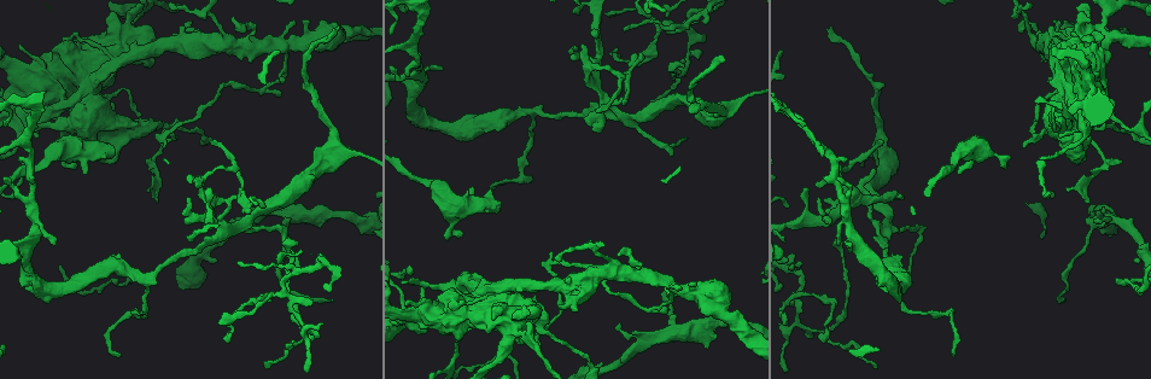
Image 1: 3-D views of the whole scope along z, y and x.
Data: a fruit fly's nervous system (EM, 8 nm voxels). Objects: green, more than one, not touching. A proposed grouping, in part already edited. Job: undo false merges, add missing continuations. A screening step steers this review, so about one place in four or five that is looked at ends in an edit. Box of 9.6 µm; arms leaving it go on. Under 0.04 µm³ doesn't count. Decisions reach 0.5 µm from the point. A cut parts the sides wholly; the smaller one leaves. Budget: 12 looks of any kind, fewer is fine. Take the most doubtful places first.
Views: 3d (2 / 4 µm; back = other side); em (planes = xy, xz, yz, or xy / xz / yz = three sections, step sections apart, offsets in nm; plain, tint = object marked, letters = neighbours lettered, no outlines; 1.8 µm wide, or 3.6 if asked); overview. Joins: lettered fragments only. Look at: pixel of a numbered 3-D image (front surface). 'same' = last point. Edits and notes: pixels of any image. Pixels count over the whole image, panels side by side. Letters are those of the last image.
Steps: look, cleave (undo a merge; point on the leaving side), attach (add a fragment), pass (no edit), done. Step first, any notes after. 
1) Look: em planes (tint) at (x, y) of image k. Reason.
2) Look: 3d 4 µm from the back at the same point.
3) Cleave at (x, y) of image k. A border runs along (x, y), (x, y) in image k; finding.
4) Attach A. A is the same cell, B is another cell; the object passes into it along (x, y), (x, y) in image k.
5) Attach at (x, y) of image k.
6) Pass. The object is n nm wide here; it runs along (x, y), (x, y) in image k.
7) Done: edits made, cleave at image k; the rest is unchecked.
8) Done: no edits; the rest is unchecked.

Look: em planes (letters) at (795, 295) of image 1. Abrupt turn.

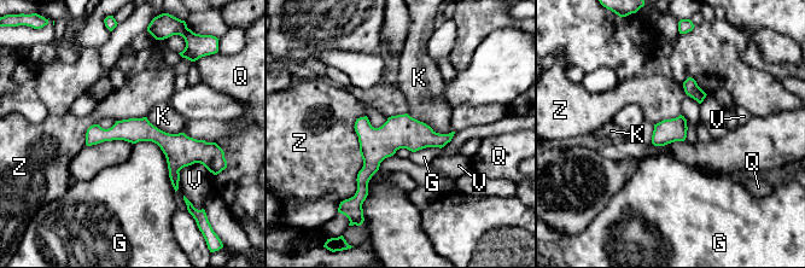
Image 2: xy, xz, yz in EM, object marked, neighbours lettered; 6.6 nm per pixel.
Pass. The object is 160 nm wide here; G, K, Q, V and Z are other cells; a border runs along (134, 143), (159, 147), (175, 191) in image 2; all the same neuron.

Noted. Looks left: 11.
Look: 3d 4 µm at (110, 56) of image 1. Sharp bend.

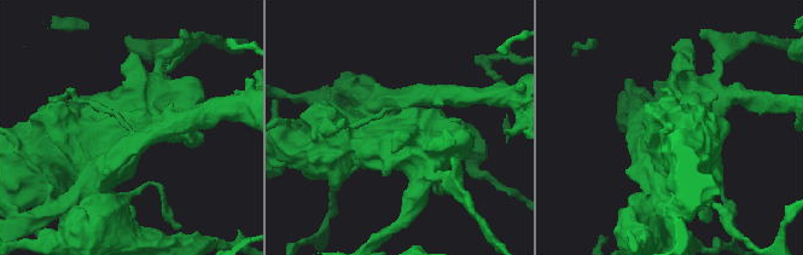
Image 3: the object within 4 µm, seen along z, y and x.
Look: em planes (letters) at (133, 132) of image 3. Shape alone is not enough.

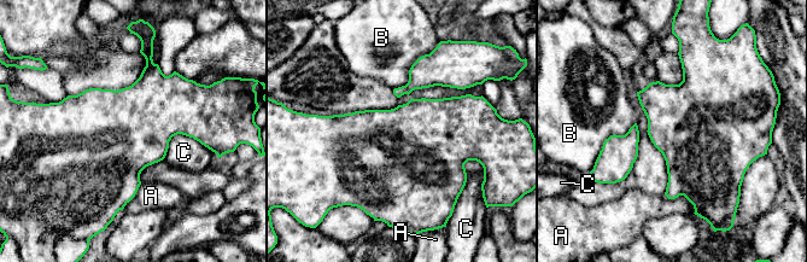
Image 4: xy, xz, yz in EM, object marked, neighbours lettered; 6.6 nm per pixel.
Pass. A, B and C are other cells; one neuron here.

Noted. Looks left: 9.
Look: 3d 4 µm at (53, 109) of image 1. Thick end.

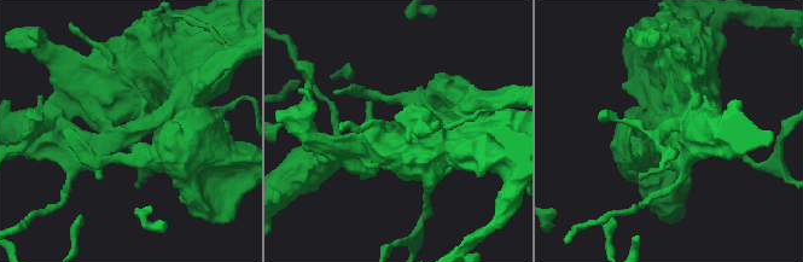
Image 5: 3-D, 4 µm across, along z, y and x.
Look: em planes (plain) at (132, 130) of image 5. Need the tissue.

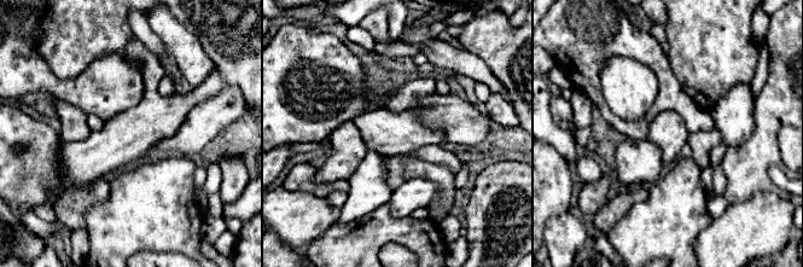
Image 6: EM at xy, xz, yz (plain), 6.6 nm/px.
Look: em planes (letters) at the same point.

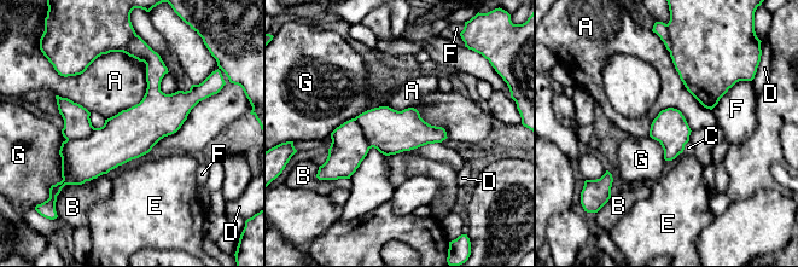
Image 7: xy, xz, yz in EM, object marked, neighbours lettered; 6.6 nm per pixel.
Pass. The object is 240 nm wide here; the longest contact is with A, 550 nm; A, B, C, D, E, F and G are other cells; none of them fits.

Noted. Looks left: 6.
Look: em planes (letters) at (494, 212) of image 1. Thick end.

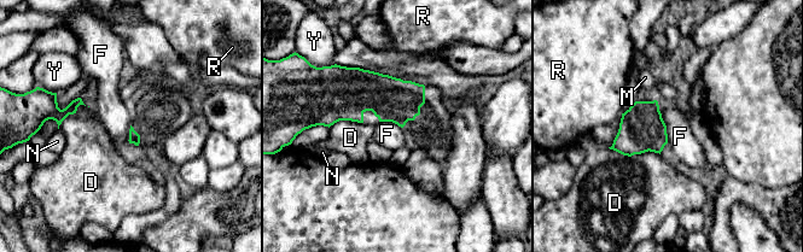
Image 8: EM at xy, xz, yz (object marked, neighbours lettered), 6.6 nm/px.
Pass. D, F, M, N, R and Y are other cells; a border runs along (658, 105), (665, 126), (668, 142) in image 8; none of them fits.

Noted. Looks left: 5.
Look: 3d 4 µm at (256, 90) of image 1. Sharp bend.

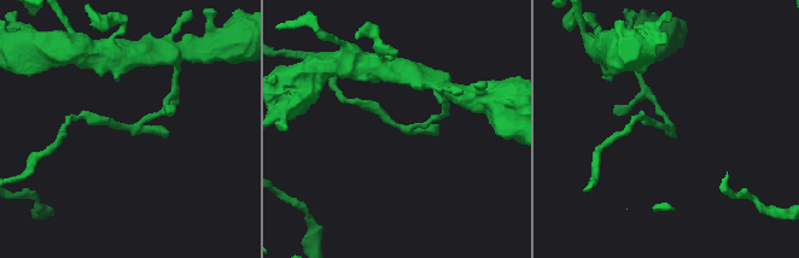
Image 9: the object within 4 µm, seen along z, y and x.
Look: em yz step 16 (letters) at (131, 127) of image 9.

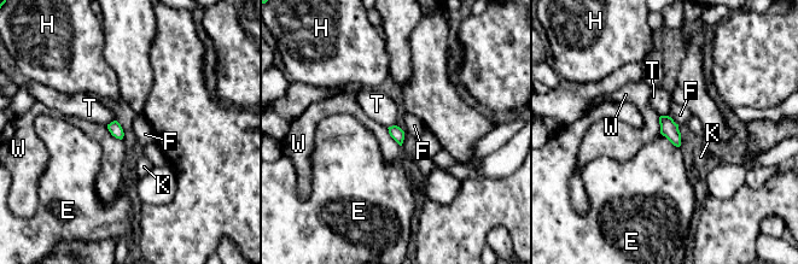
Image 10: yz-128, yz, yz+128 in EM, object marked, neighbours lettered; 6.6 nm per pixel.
Pass. E, F, H, K, T and W are other cells; a border runs along (668, 115), (659, 117) in image 10; all the same neuron.

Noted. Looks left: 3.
Done: no edits; the rest is unchecked.

